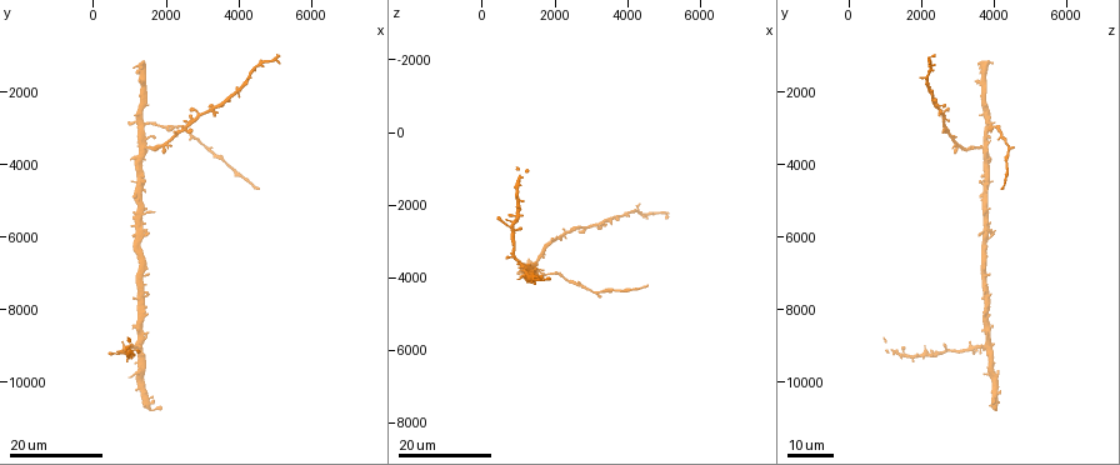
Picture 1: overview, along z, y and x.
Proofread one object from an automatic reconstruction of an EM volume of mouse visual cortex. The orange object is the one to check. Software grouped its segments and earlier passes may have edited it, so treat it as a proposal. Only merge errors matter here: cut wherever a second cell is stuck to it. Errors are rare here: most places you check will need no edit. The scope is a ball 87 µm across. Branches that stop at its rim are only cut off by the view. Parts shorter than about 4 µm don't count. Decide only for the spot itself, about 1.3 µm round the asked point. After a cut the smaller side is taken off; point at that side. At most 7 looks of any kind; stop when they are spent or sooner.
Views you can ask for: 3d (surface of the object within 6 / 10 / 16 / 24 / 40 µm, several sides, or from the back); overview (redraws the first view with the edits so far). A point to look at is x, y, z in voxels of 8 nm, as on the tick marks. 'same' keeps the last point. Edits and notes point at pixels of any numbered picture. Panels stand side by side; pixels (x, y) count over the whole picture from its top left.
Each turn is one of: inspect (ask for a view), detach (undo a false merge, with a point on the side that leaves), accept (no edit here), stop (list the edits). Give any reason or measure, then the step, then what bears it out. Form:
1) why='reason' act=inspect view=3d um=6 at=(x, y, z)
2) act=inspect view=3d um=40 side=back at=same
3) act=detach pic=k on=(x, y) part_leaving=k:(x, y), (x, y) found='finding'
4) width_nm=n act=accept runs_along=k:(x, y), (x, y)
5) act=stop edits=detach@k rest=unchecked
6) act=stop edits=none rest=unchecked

act=inspect view=3d um=24 at=(1400, 3500, 3700)

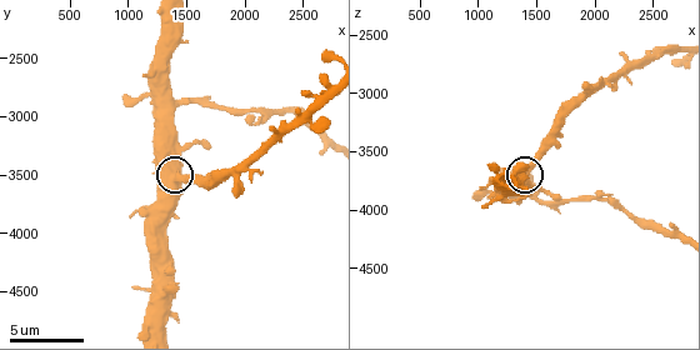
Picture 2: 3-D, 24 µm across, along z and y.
act=inspect view=3d um=6 at=same

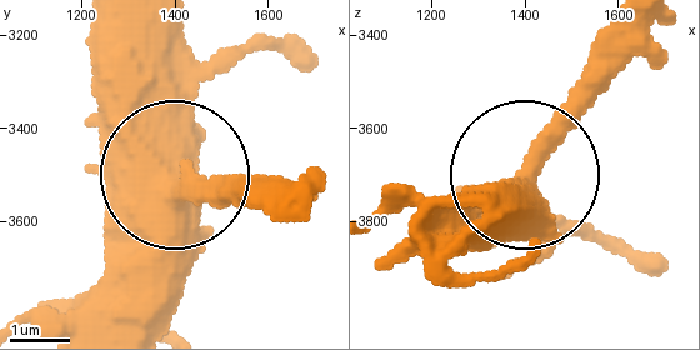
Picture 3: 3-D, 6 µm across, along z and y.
act=accept runs_along=3:(146, 329), (171, 30) found='continuous, no second cell'

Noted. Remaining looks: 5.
why='thin neck' act=inspect view=3d um=16 at=(3600, 3900, 4400)

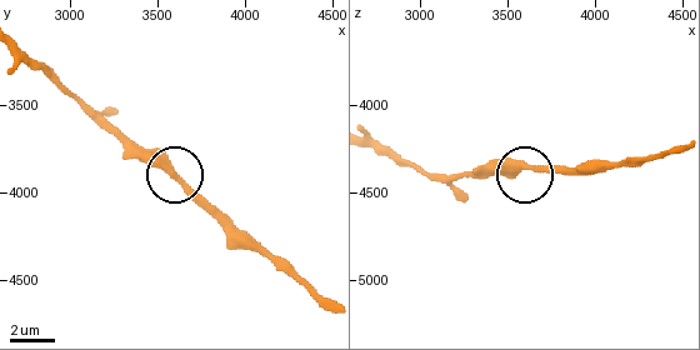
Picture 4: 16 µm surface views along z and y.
act=inspect view=3d um=6 at=(3640, 3940, 4360)

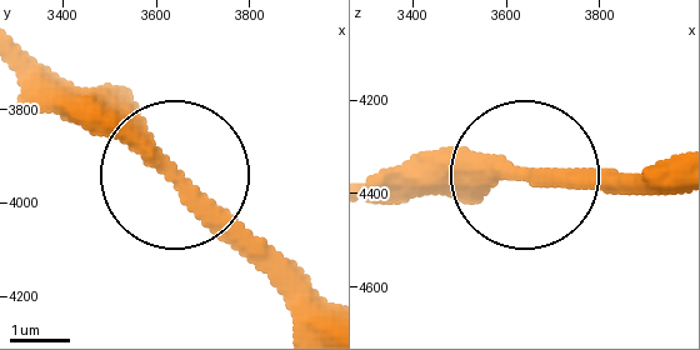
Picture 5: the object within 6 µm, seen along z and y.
act=accept found='one cell here'

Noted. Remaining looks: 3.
why='side arm on a straight run' act=inspect view=3d um=10 at=(2060, 2940, 3920)

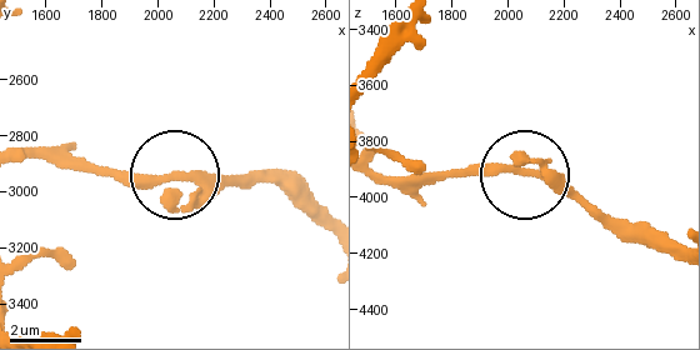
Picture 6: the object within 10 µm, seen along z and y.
act=accept found='all the same cell'

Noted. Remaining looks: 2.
act=stop edits=none rest=unchecked

